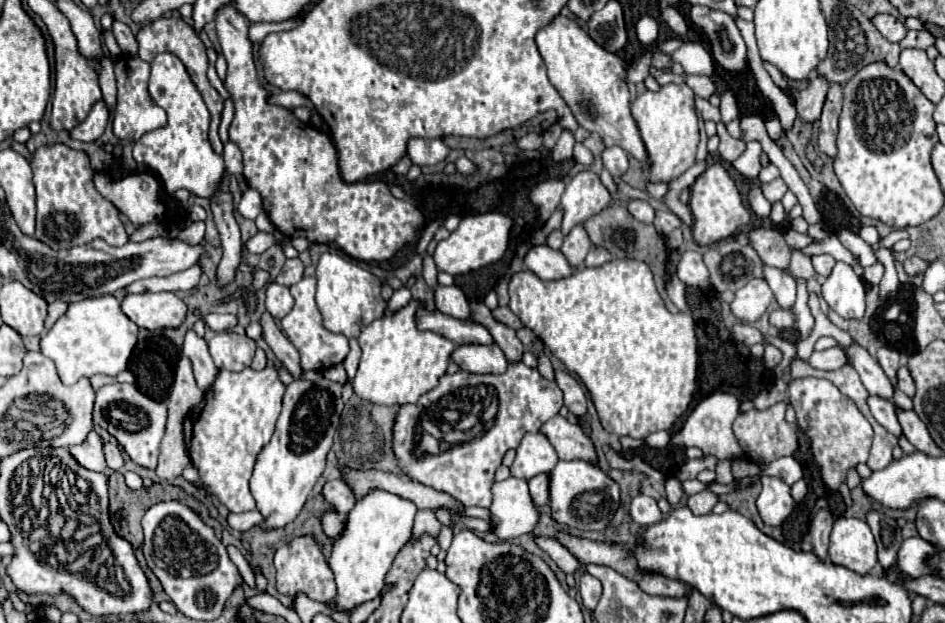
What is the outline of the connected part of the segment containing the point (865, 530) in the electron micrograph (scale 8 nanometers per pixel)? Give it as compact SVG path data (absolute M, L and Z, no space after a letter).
M837 517L831 531L829 561L855 573L871 573L877 565L877 543L869 525L855 517Z

